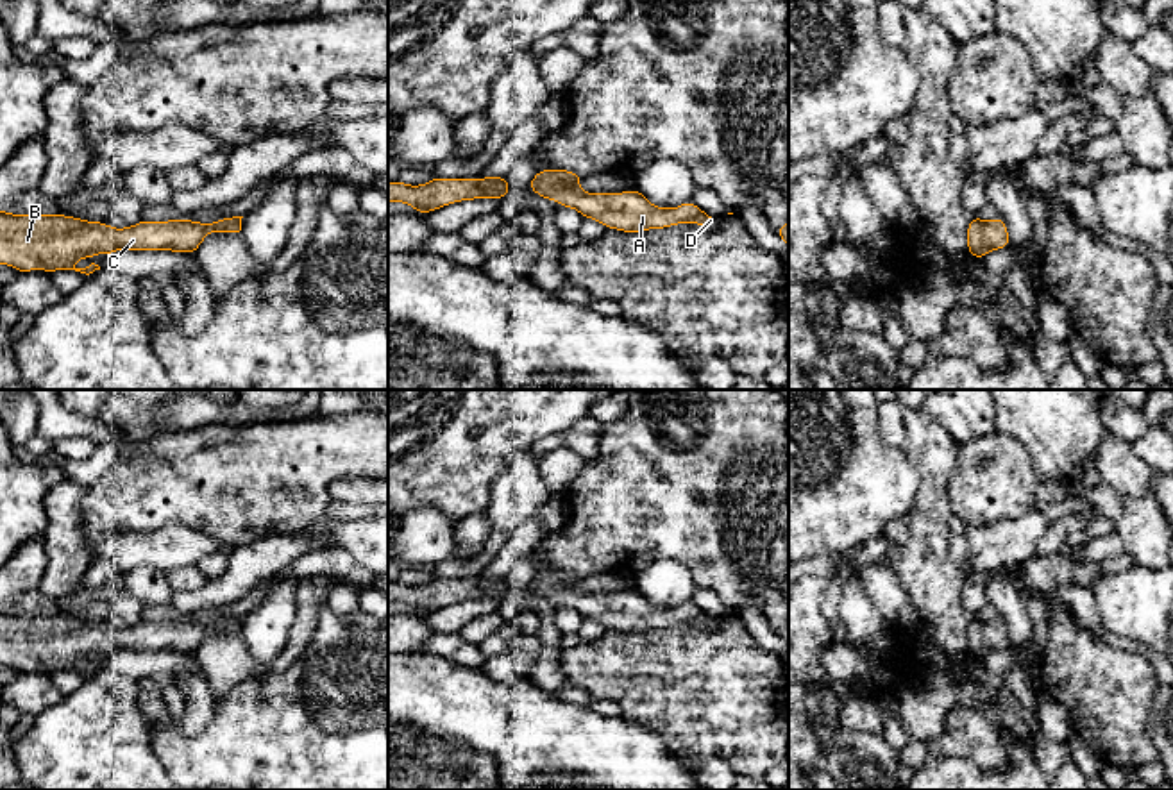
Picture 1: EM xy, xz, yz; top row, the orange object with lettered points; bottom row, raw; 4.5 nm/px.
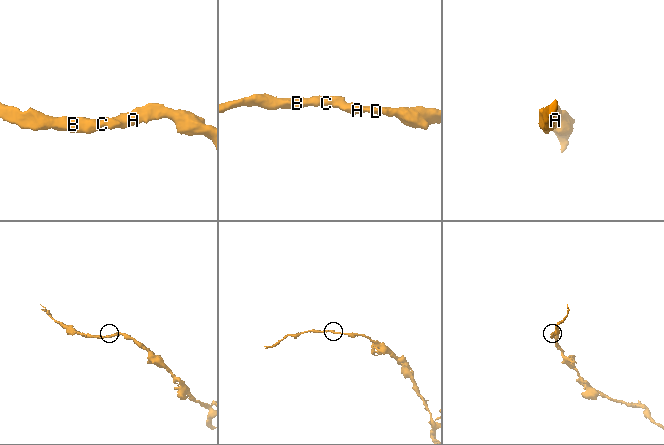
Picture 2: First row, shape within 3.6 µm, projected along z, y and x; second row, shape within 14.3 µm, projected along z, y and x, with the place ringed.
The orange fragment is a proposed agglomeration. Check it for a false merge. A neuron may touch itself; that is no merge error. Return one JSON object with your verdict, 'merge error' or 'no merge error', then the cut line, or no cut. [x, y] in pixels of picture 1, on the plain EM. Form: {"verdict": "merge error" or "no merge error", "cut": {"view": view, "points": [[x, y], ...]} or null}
{"verdict": "no merge error", "cut": null}

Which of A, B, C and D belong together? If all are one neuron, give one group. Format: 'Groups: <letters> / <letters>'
Groups: A B C D

